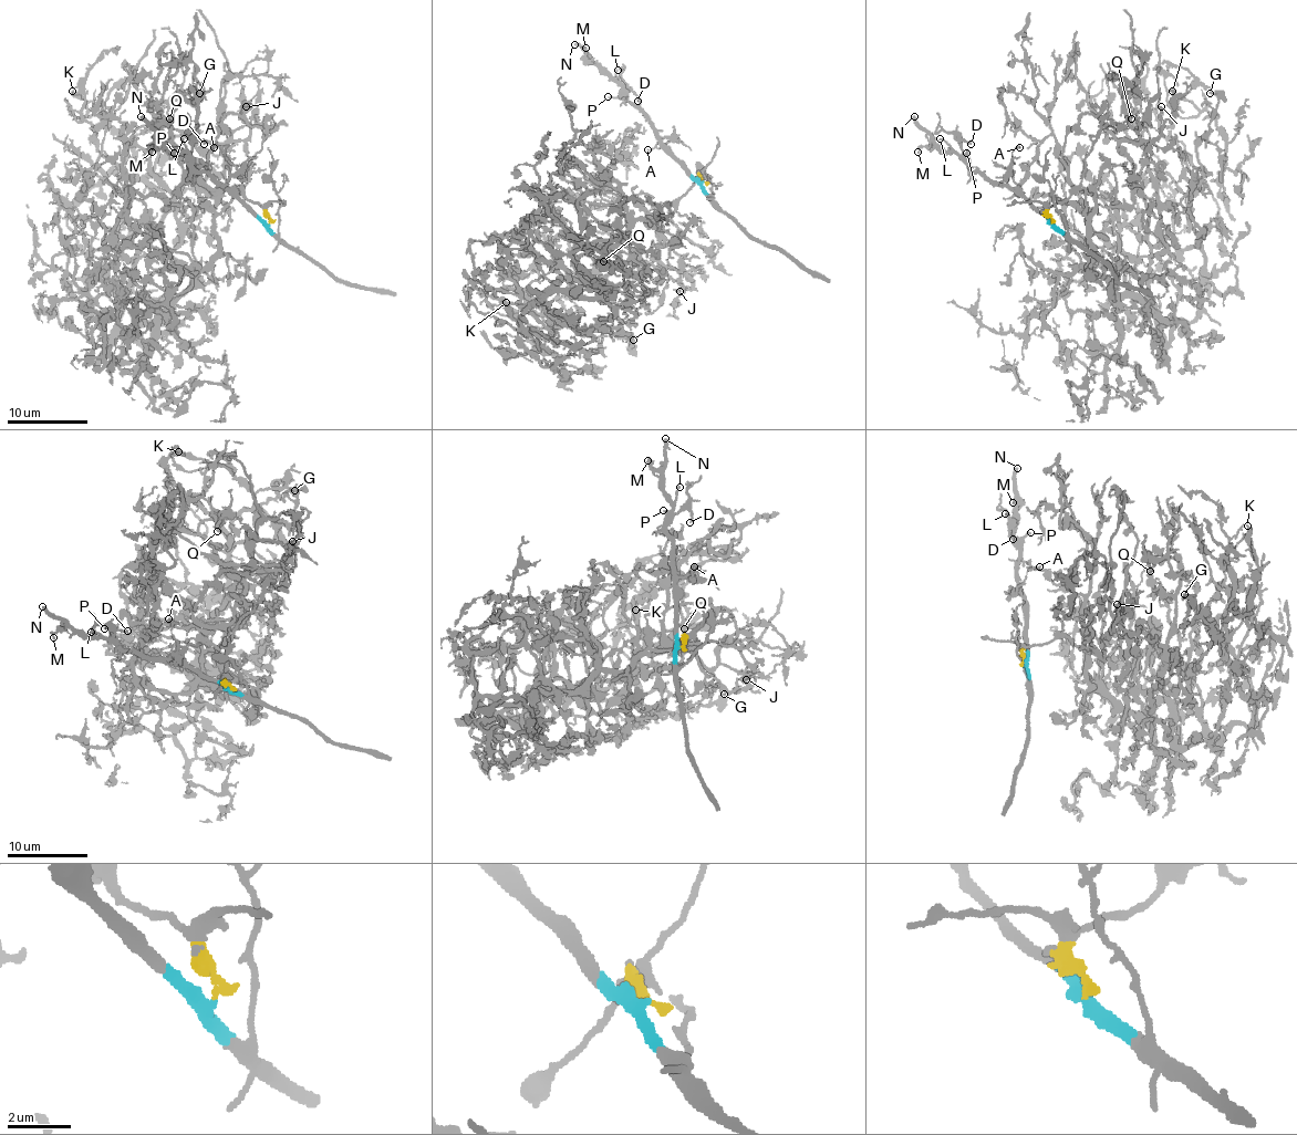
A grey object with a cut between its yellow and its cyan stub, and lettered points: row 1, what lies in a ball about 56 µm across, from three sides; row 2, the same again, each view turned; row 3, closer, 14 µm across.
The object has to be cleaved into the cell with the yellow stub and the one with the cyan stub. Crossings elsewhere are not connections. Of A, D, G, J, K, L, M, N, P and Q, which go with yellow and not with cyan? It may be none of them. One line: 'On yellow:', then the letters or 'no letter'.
On yellow: G, J, K, Q

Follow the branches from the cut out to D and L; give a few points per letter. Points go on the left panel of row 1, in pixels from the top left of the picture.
D: (270, 224), (228, 188), (218, 186), (194, 166), (192, 144), (198, 139), (204, 144)
L: (270, 224), (228, 188), (218, 186), (192, 164), (184, 138)

